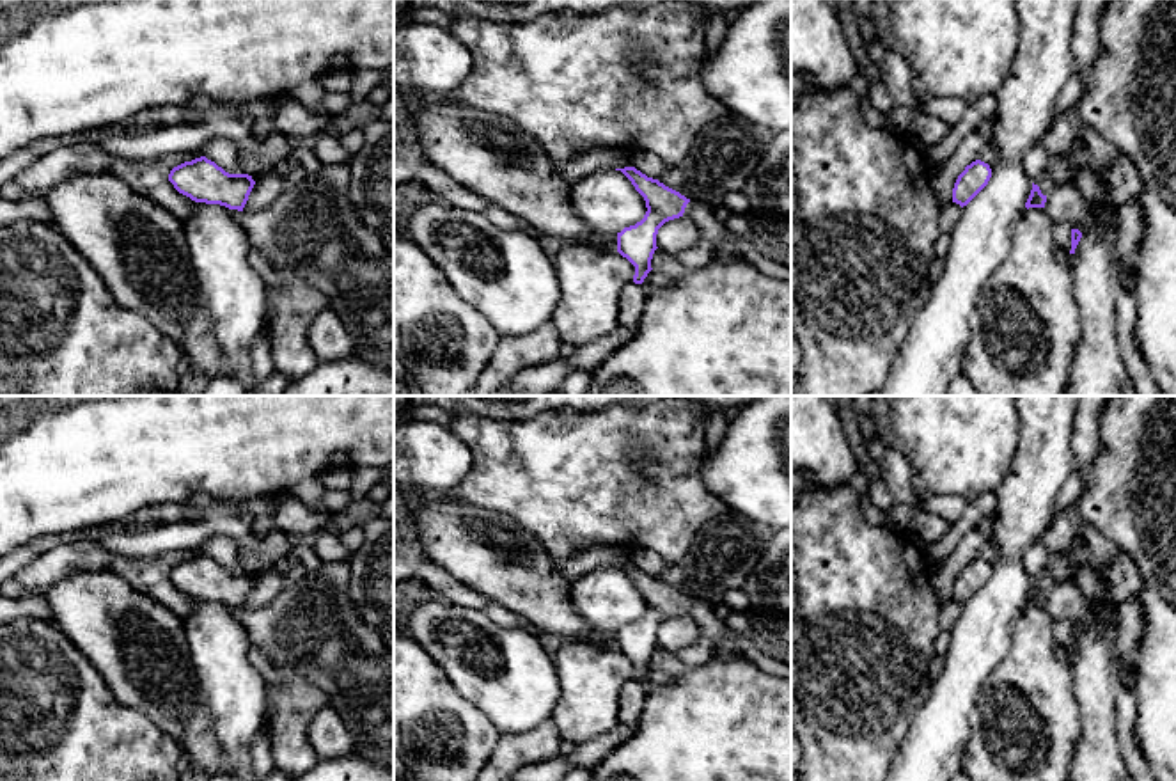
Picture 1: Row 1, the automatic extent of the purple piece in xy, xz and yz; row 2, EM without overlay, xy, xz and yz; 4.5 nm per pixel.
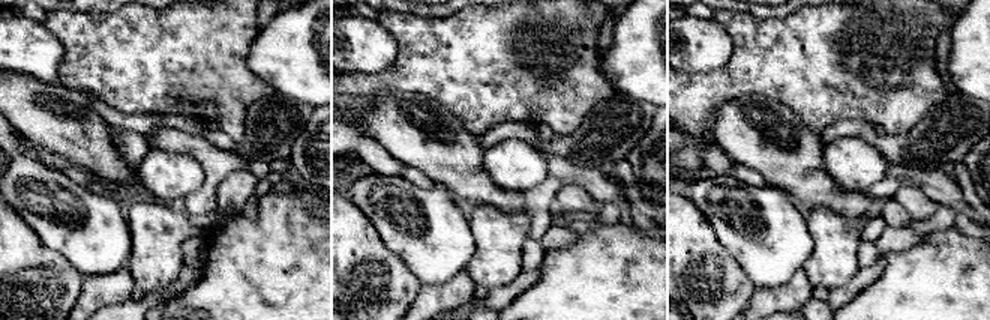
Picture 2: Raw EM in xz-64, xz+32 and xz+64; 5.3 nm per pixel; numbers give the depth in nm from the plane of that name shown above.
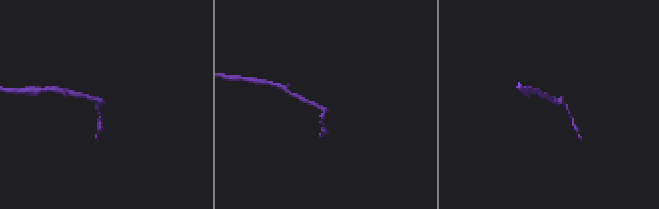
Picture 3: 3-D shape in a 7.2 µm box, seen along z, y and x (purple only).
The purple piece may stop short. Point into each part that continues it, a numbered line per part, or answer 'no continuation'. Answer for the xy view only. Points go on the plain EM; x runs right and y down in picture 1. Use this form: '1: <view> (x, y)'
no continuation

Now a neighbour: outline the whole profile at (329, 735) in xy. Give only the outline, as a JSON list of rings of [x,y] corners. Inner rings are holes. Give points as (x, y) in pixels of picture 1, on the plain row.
[[[332,705],[312,717],[307,735],[319,760],[355,754],[355,740]]]

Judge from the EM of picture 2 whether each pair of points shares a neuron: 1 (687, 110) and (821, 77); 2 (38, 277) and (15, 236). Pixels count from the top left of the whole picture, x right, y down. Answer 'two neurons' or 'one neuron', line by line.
1: one neuron
2: one neuron

